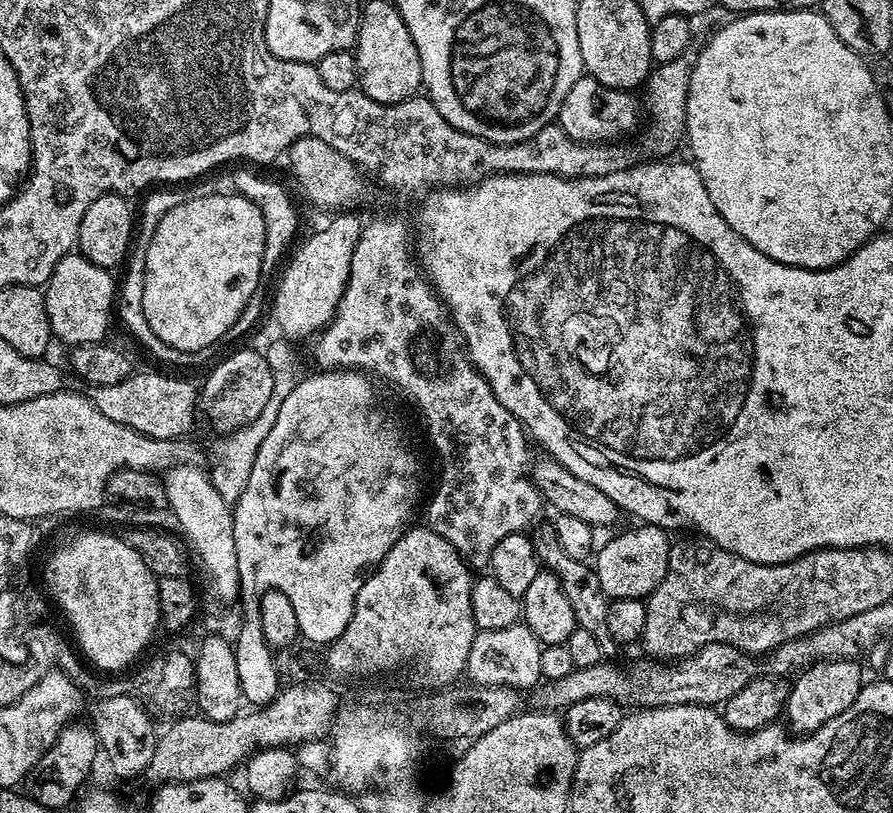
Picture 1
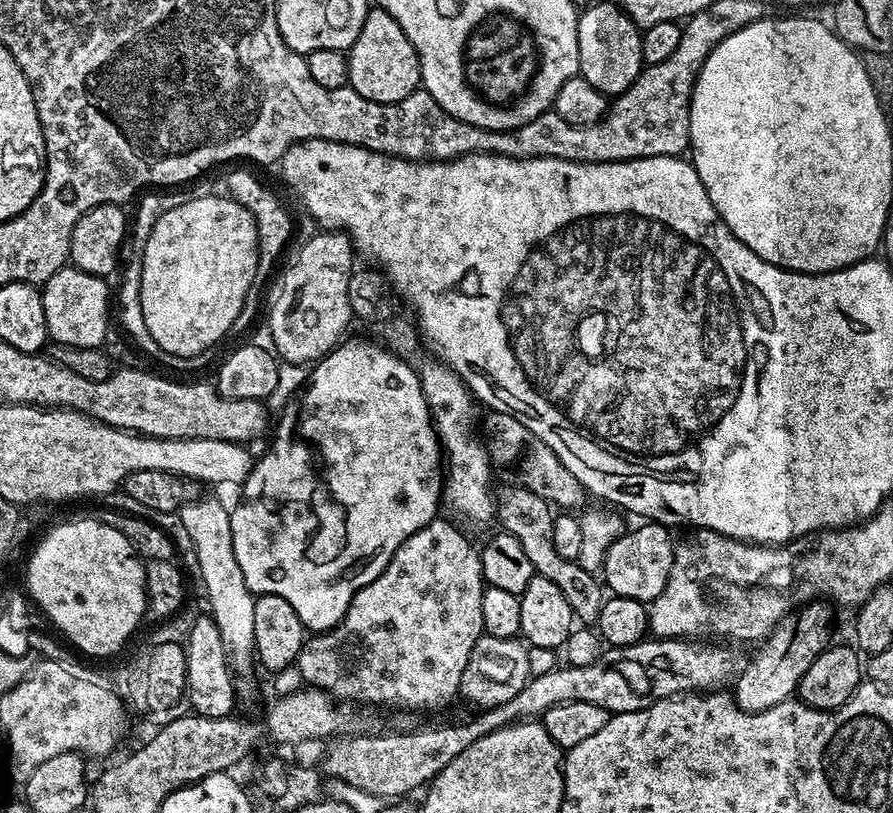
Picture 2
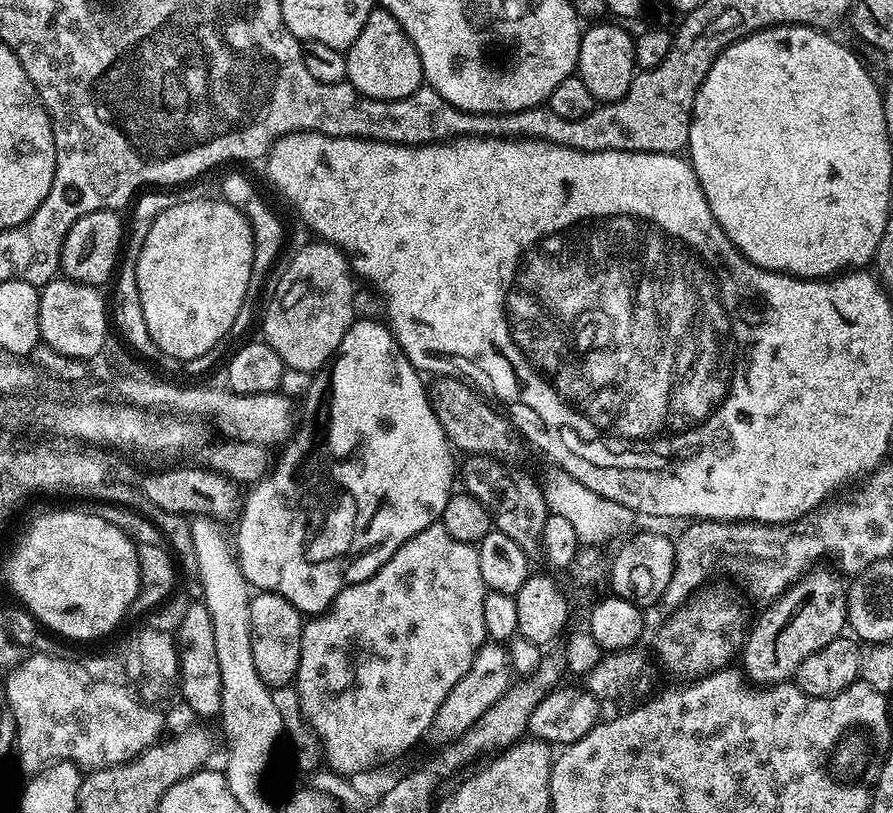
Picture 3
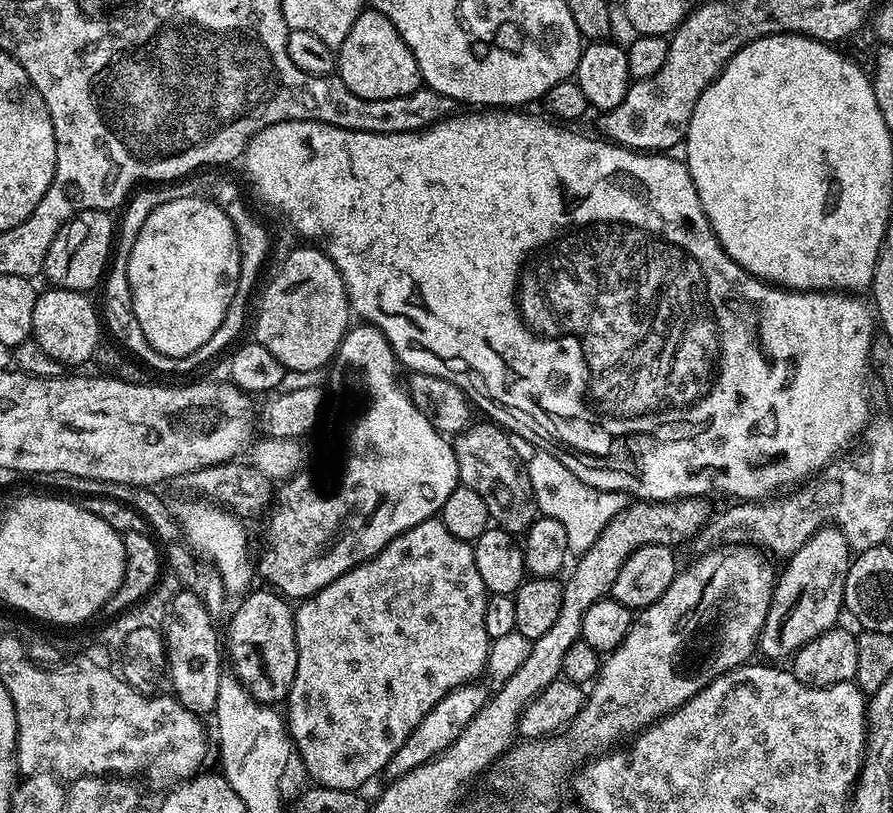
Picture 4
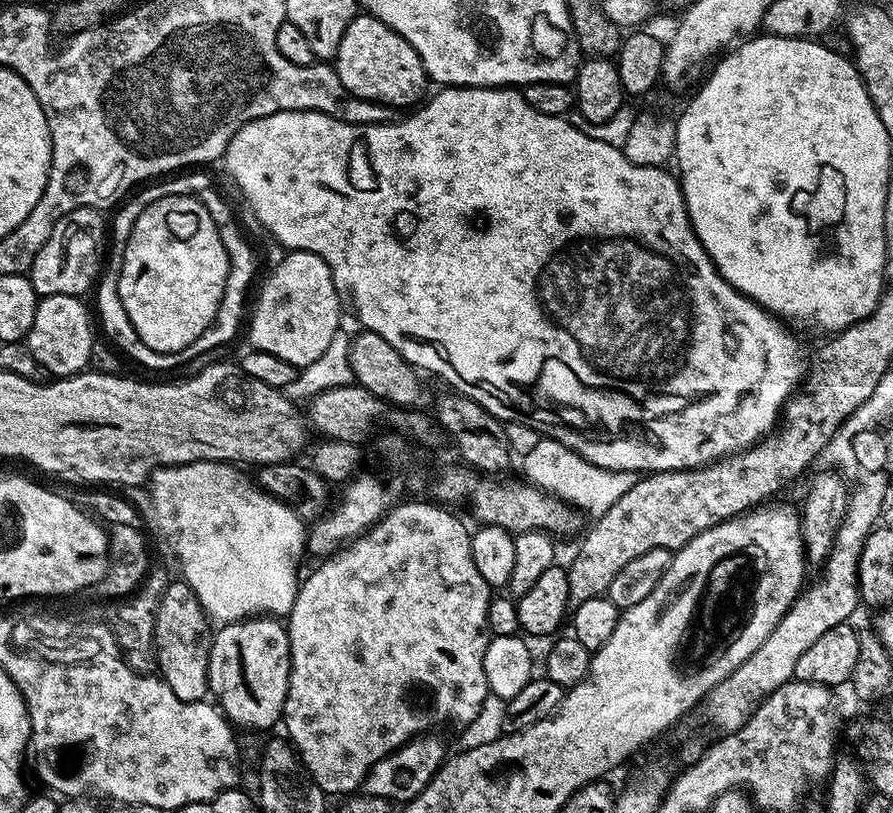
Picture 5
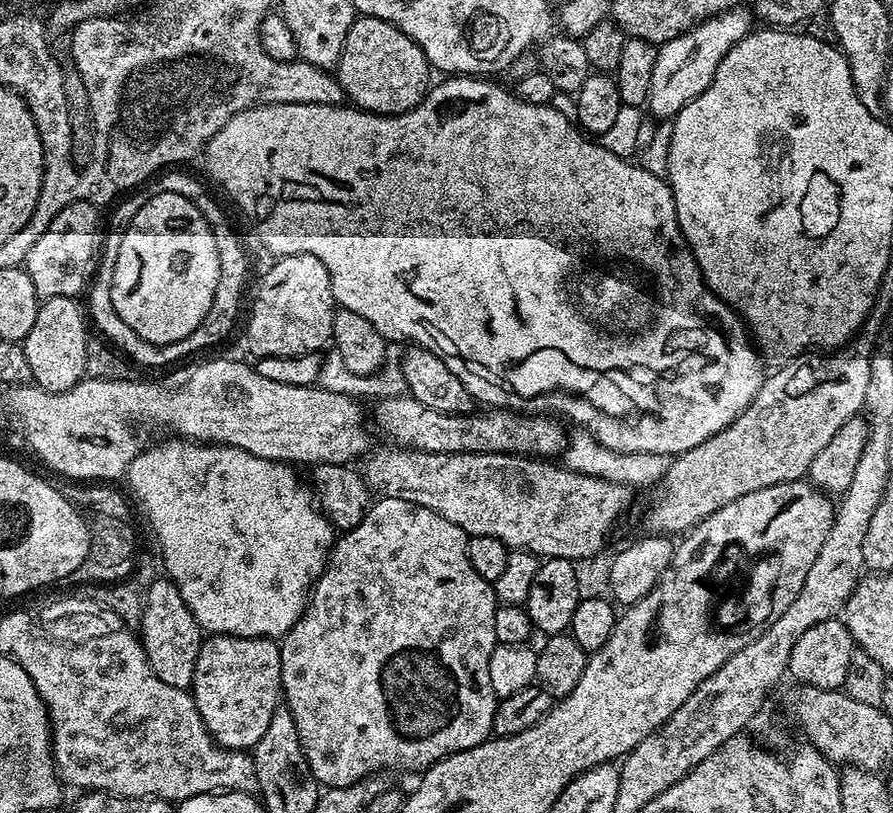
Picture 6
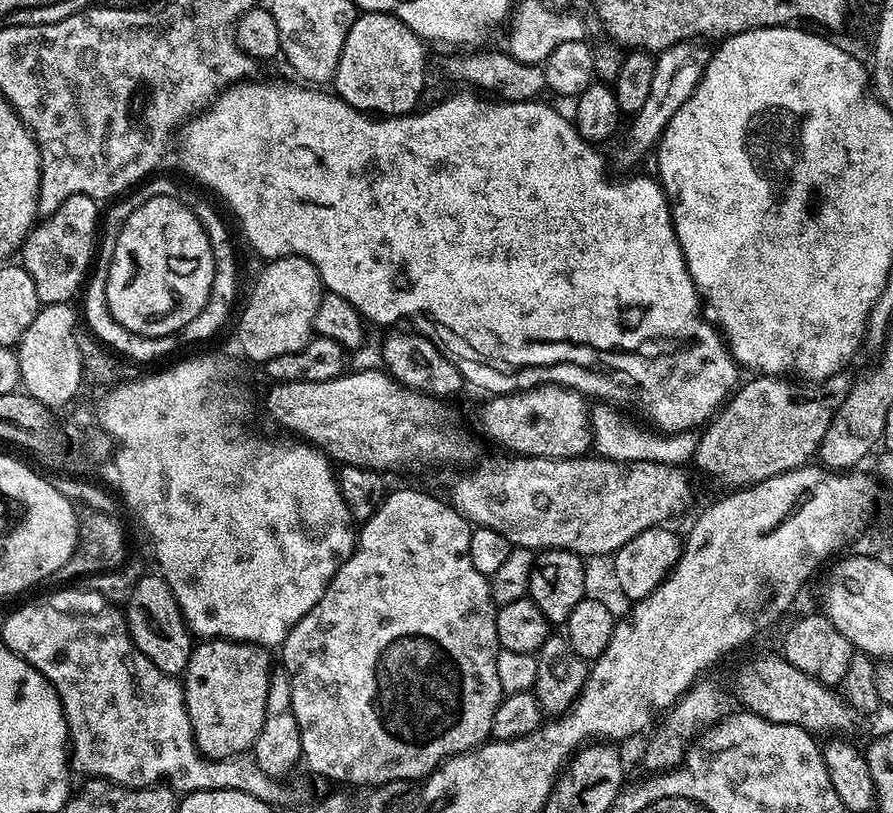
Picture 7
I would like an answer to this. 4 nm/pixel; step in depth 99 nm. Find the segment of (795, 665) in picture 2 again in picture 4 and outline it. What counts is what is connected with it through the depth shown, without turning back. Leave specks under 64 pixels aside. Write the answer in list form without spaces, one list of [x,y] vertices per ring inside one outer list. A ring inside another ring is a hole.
[[[817,527],[815,533],[800,549],[787,557],[784,573],[779,573],[766,622],[760,631],[758,652],[772,662],[791,657],[806,642],[837,627],[842,614],[844,587],[850,563],[848,539],[839,527]]]

